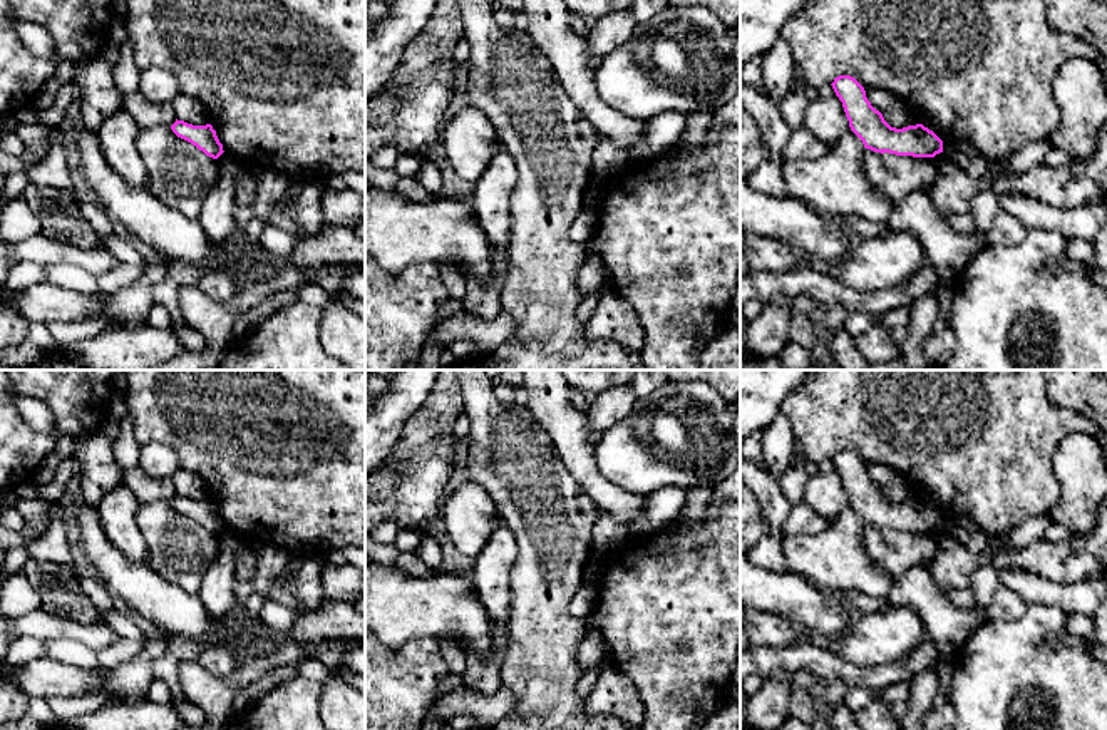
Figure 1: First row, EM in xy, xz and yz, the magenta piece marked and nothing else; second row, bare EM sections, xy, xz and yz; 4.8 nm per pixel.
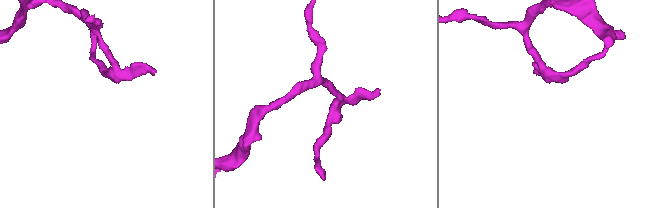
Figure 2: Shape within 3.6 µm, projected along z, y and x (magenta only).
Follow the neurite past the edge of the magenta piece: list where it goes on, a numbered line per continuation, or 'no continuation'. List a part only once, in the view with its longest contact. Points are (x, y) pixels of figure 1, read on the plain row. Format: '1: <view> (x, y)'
no continuation

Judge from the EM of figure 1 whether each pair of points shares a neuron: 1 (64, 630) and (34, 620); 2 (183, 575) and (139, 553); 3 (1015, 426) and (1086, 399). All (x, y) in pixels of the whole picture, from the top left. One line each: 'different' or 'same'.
1: same
2: different
3: different

